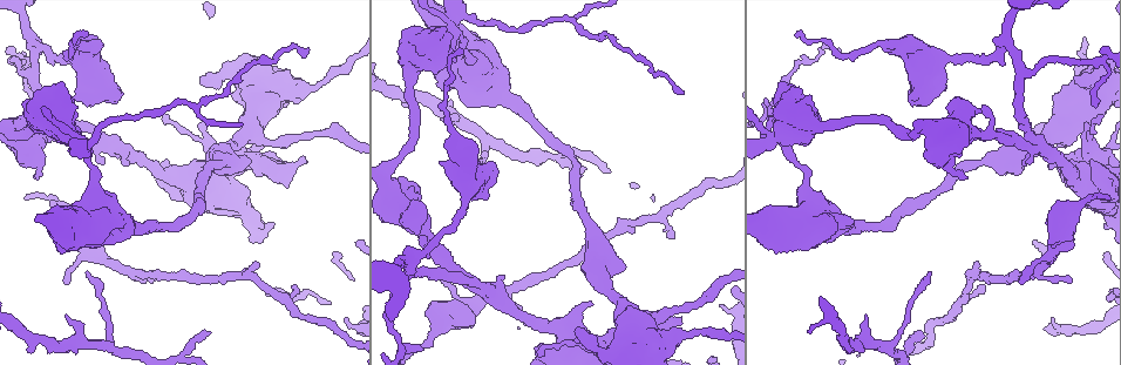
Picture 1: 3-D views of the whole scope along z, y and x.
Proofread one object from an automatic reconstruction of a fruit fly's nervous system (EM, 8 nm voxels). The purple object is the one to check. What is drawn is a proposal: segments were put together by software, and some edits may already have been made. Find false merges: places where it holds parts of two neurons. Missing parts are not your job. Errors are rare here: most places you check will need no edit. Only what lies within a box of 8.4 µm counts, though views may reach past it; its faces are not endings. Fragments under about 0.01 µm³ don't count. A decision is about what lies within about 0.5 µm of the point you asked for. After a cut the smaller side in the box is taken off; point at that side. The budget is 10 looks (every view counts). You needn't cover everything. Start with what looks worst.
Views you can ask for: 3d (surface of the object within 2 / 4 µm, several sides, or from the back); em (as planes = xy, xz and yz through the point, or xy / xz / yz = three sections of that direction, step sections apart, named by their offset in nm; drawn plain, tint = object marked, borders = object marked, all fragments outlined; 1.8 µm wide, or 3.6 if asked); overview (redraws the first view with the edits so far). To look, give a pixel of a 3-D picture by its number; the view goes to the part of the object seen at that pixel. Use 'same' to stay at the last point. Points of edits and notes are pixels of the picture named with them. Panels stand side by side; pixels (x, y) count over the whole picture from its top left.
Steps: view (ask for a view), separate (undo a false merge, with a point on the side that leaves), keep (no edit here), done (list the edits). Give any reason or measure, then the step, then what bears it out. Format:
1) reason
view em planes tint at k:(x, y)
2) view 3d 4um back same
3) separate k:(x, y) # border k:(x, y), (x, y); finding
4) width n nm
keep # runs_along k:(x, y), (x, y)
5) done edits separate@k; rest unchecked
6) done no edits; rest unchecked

sharp bend
view em 3.6um planes tint at 1:(449, 21)

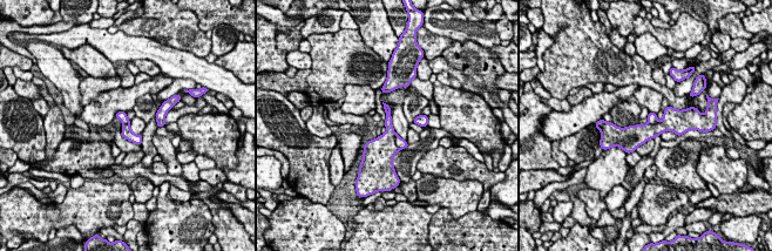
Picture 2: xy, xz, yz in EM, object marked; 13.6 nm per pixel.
width 160 nm
separate 2:(400, 143) # border 2:(394, 134), (394, 143), (400, 149); two neurons meet here

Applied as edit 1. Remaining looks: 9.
view overview

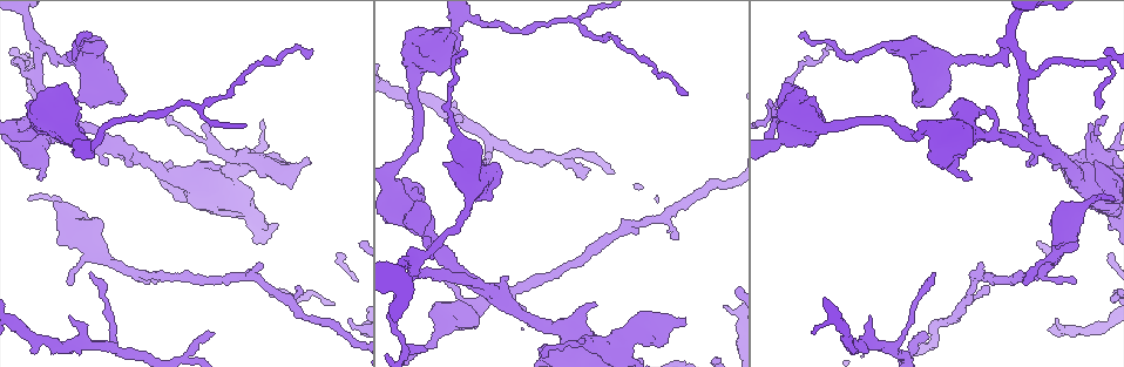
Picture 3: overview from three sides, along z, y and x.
view em xz step 16 tint at 3:(108, 148)

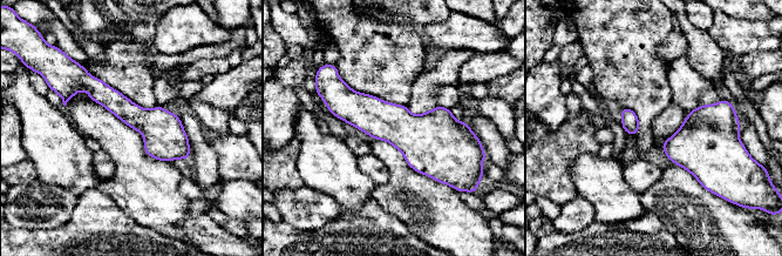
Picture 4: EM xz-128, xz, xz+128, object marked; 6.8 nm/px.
cut it another way
view em planes tint same

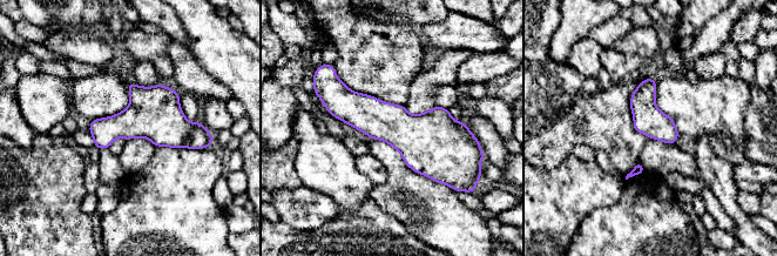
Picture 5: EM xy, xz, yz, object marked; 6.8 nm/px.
width 200 nm
keep # continuous, no second neuron

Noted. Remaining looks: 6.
small branch off a trunk
view em planes tint at 3:(622, 354)

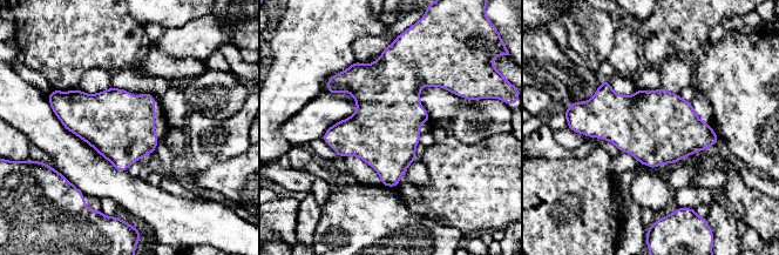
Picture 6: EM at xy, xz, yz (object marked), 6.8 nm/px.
keep # continuous, no second neuron

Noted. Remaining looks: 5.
view 3d 4um at 3:(94, 236)

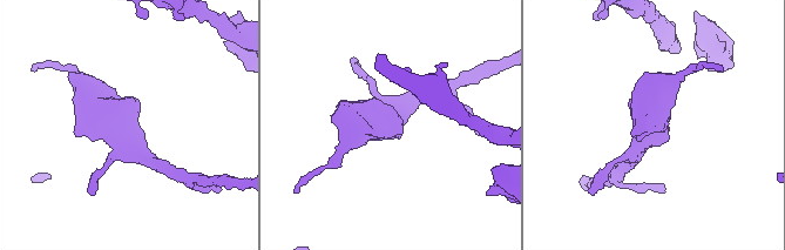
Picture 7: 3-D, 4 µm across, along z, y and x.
view em xz step 8 tint at 7:(122, 129)

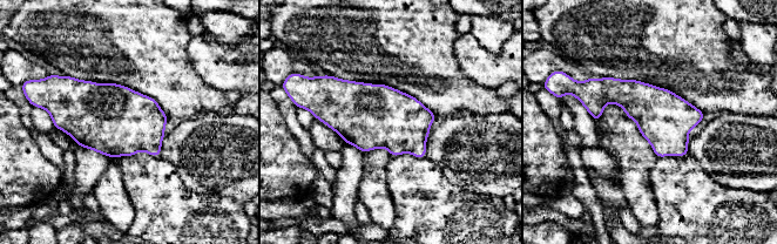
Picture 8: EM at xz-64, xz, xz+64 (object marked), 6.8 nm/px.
keep # continuous, no second neuron

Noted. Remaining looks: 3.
done edits separate@2; rest unchecked

